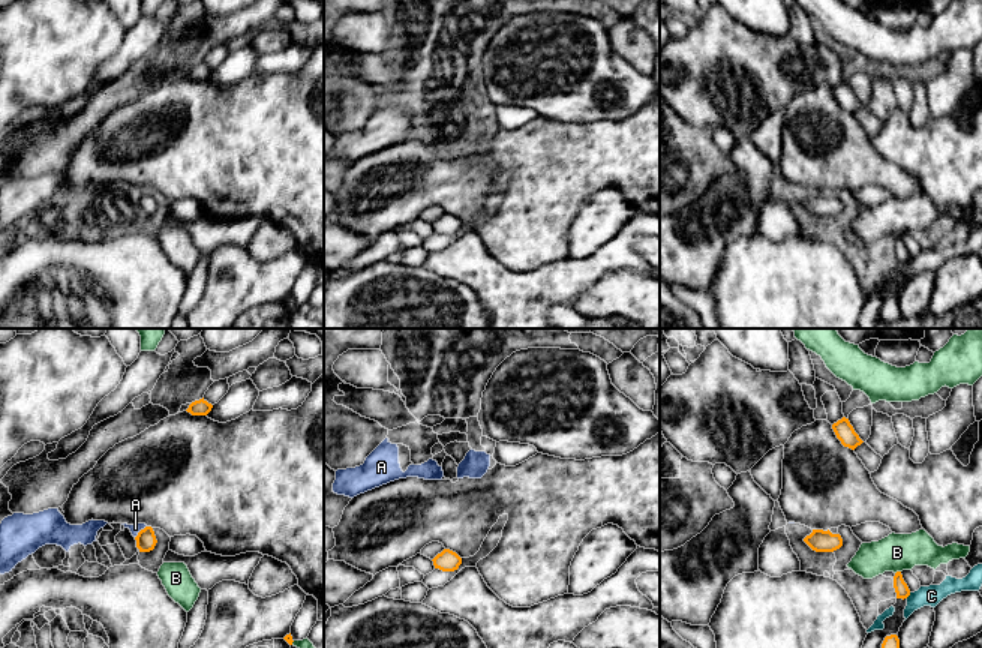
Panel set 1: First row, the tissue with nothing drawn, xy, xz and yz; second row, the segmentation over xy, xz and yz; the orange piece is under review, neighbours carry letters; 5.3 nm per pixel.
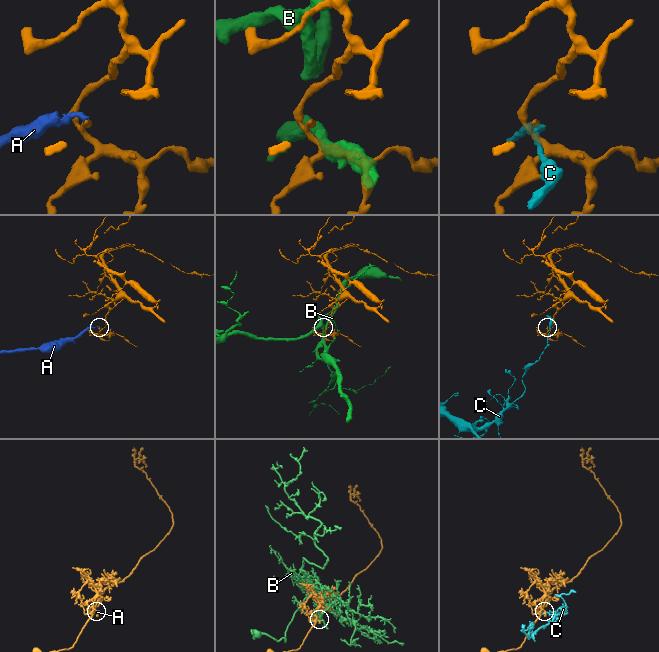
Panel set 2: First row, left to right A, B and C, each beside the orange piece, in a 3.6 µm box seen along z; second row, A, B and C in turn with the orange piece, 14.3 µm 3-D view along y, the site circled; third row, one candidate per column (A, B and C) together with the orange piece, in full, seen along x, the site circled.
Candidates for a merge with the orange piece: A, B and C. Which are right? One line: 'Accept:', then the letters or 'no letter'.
Accept: no letter

